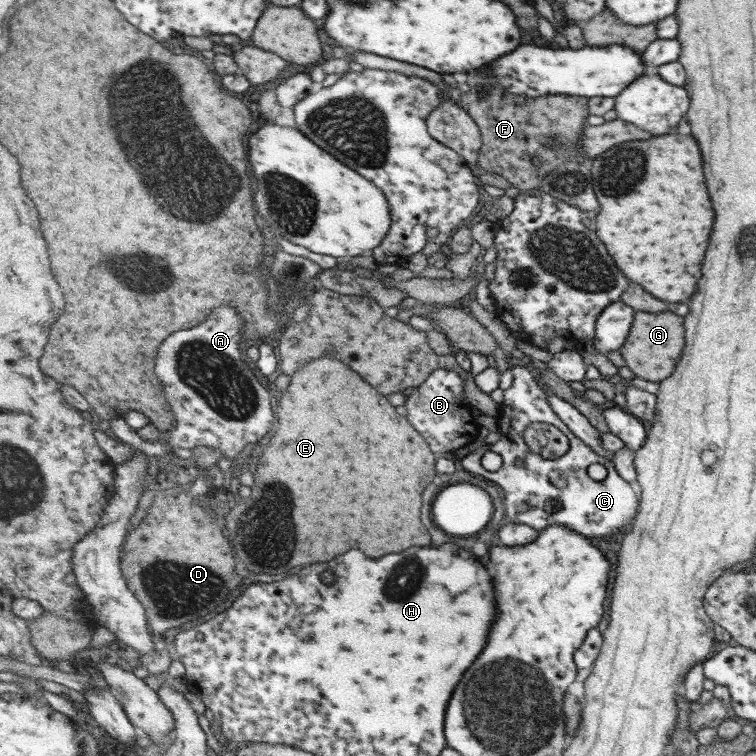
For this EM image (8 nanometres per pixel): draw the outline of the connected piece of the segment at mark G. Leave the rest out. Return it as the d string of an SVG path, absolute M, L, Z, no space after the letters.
M638 312L638 320L634 320L634 328L629 332L624 346L619 351L624 357L626 366L632 370L636 377L660 382L672 375L684 349L684 326L682 318L670 312L664 314L646 314Z

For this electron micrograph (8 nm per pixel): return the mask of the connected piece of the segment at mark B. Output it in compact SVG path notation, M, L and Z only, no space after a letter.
M438 369L418 388L418 392L410 395L406 401L409 419L429 441L433 452L456 452L479 439L481 426L466 396L466 385L468 384L460 373Z

